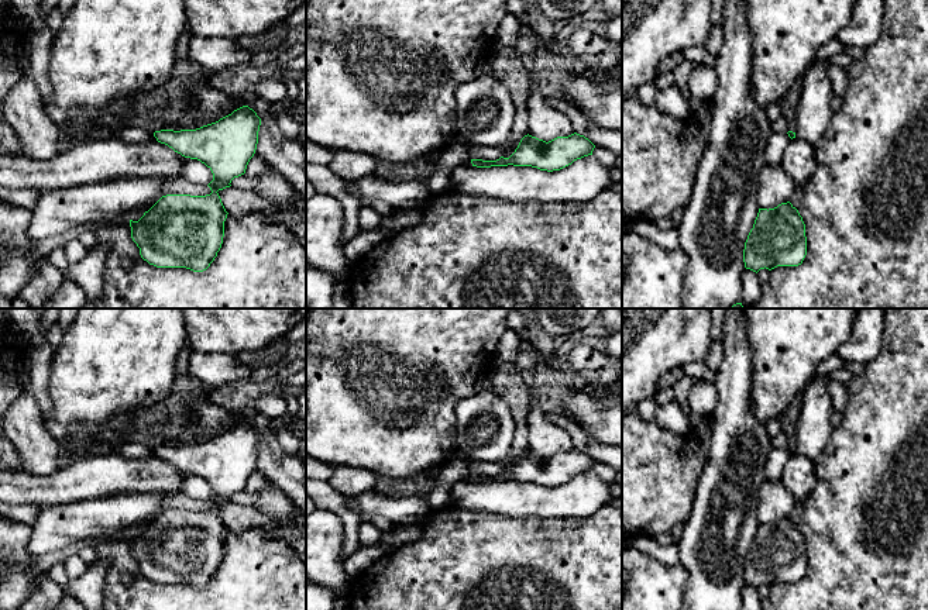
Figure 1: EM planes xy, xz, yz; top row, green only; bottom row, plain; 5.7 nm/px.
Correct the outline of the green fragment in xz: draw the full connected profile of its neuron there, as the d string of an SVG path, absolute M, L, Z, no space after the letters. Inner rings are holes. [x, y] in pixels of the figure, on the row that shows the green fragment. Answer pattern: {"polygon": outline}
{"polygon": "M577 132L568 137L557 137L549 142L532 135L525 135L509 158L496 161L471 159L472 166L532 166L540 170L560 170L574 161L592 155L595 145Z"}

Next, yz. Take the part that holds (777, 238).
{"polygon": "M790 203L759 208L743 249L745 268L753 272L798 266L807 255L805 224Z"}

